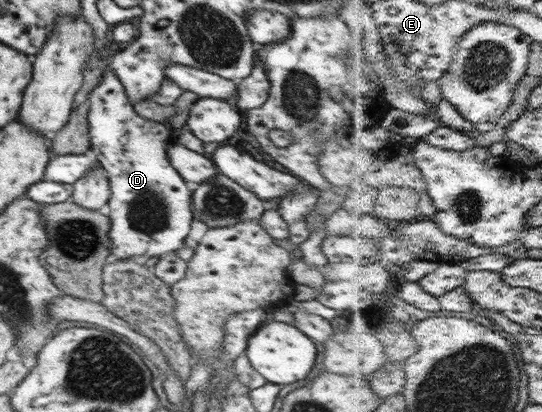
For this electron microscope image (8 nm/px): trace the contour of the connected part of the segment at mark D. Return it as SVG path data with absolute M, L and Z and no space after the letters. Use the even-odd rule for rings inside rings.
M103 68L103 76L100 84L90 94L90 110L87 120L89 125L90 148L96 154L96 160L103 166L103 170L109 179L110 199L105 213L110 218L110 257L113 260L126 260L126 258L151 257L174 253L185 245L184 239L188 236L192 226L193 209L192 185L180 178L180 174L174 170L166 149L173 142L173 134L162 124L142 116L139 116L133 104L129 103L125 96L124 88L116 77L112 68Z

